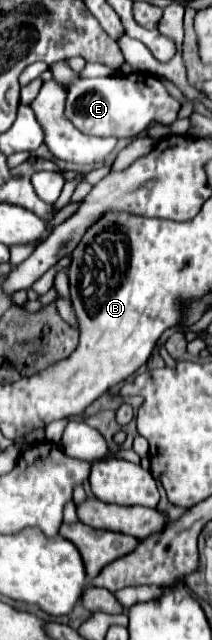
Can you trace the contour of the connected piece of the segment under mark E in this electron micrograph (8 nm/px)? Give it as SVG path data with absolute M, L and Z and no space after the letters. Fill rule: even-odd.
M50 66L56 80L70 82L66 116L70 122L88 136L116 136L132 138L138 136L150 122L172 124L178 118L182 104L174 100L158 78L148 74L130 76L108 76L108 78L78 78L68 66Z

